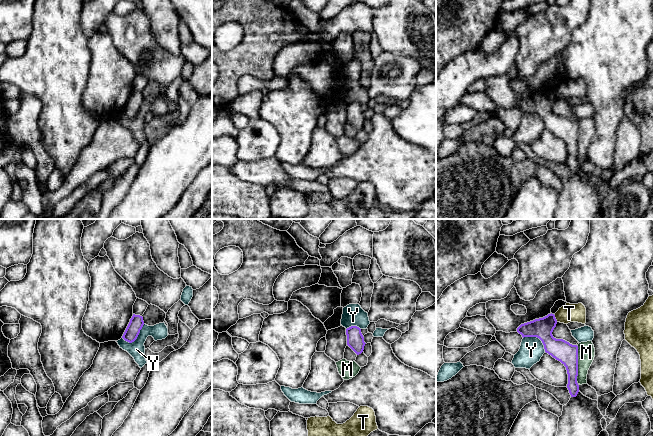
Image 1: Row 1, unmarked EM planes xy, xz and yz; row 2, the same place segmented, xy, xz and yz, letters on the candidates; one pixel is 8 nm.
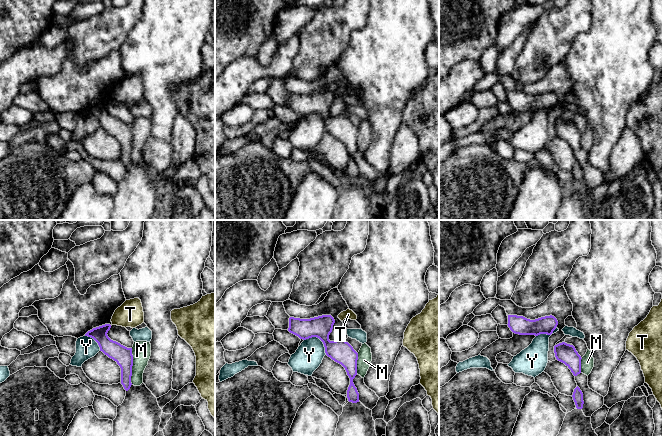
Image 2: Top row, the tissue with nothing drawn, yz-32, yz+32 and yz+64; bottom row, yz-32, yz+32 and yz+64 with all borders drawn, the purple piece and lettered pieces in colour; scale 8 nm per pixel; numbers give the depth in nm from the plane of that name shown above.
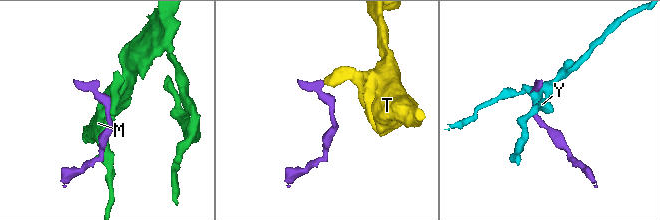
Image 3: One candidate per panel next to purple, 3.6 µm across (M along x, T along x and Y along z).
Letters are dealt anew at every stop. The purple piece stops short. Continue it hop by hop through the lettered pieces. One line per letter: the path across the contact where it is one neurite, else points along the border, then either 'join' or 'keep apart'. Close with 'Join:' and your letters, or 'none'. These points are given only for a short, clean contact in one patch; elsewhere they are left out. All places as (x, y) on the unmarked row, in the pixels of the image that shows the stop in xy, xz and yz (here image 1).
M: keep apart
T: border along yz (554, 91), (557, 97); keep apart
Y: border along xy (144, 100), (133, 117), (127, 118), (122, 114); keep apart
Join: none

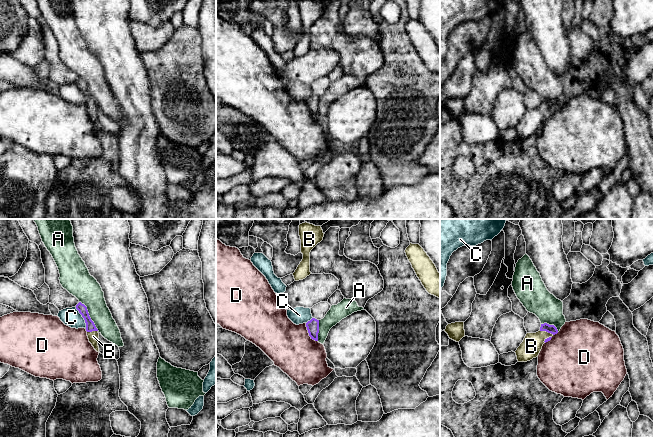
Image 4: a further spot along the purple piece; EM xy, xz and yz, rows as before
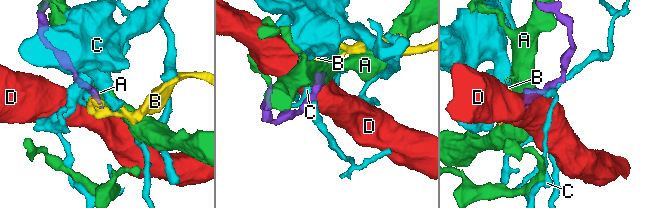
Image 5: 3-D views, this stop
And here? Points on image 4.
A: keep apart
B: runs through yz (552, 105), (547, 107), (531, 122); join
C: keep apart
D: border along xz (305, 99), (308, 110), (317, 117); keep apart
Join: B

